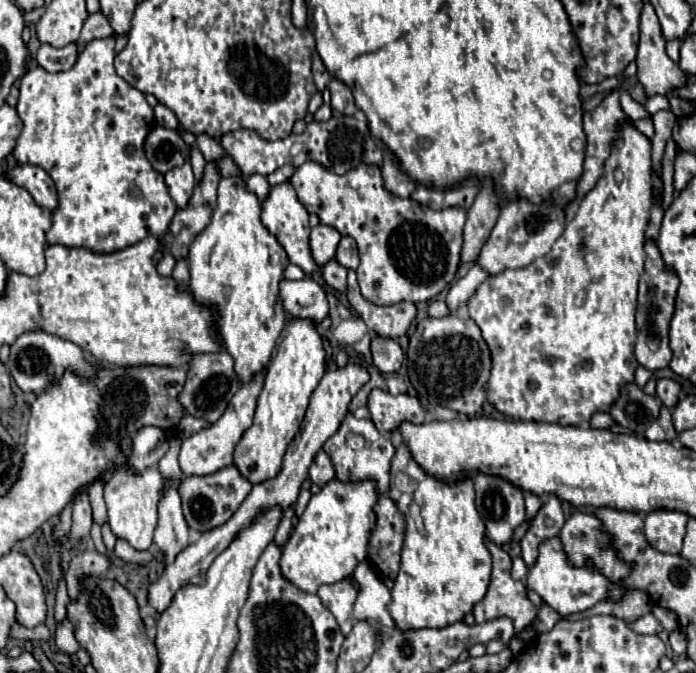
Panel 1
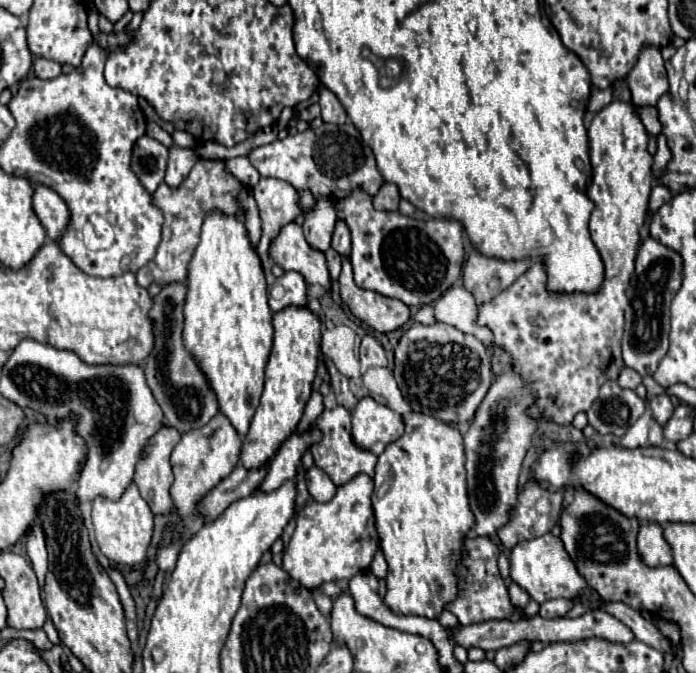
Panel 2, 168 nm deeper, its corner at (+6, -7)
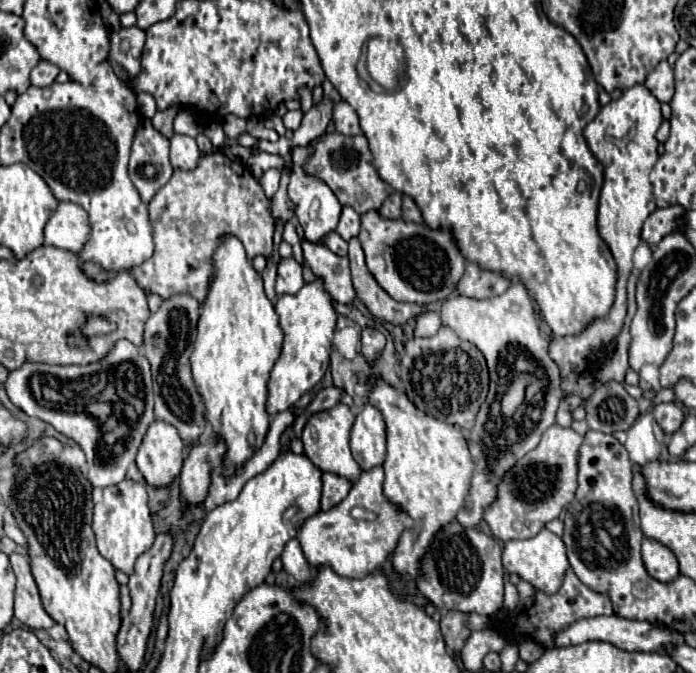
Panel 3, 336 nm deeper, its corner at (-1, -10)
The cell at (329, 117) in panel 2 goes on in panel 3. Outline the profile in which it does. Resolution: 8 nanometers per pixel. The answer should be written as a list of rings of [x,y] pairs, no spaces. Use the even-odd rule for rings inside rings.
[[[336,102],[334,122],[336,122],[336,132],[340,132],[344,136],[356,136],[362,132],[362,128],[358,124],[358,114],[346,102]]]

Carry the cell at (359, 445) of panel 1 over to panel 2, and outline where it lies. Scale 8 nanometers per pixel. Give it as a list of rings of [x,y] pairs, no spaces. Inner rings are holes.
[[[335,407],[333,411],[323,411],[317,417],[315,425],[323,431],[323,439],[311,447],[315,465],[319,469],[323,469],[337,487],[343,485],[343,483],[347,483],[347,481],[351,481],[359,473],[365,473],[369,477],[375,477],[377,455],[375,453],[369,453],[367,449],[361,449],[353,441],[353,435],[351,435],[351,413],[345,407]]]

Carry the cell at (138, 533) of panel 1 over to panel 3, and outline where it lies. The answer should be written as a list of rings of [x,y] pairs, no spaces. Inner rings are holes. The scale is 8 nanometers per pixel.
[[[126,478],[114,486],[106,486],[102,500],[94,506],[92,528],[94,528],[96,542],[98,542],[98,552],[106,560],[110,560],[116,570],[122,570],[124,574],[130,576],[134,572],[136,558],[140,554],[144,554],[146,550],[150,550],[150,546],[154,544],[154,538],[156,538],[144,484],[138,484],[130,478]]]

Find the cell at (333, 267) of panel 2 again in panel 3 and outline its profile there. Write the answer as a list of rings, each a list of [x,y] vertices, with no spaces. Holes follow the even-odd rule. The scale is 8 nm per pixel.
[[[328,232],[318,244],[322,244],[322,246],[326,246],[326,248],[330,248],[334,254],[338,254],[338,256],[346,256],[348,254],[348,244],[346,244],[346,240],[338,234],[338,232]]]

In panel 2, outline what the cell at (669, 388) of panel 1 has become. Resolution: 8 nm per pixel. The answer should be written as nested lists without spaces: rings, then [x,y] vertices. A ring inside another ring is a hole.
[[[667,393],[655,395],[655,397],[651,397],[647,403],[649,403],[649,409],[651,409],[653,417],[657,419],[657,423],[659,423],[659,425],[665,425],[667,419],[671,417],[671,413],[673,413],[673,403],[671,403],[669,395],[667,395]]]

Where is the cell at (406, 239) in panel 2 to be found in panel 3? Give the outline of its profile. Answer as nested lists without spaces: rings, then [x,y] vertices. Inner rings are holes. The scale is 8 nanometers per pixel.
[[[372,210],[362,216],[360,242],[366,254],[368,270],[398,302],[434,304],[446,300],[464,274],[466,260],[448,230],[430,230],[424,224],[408,224],[402,218],[388,220]]]

